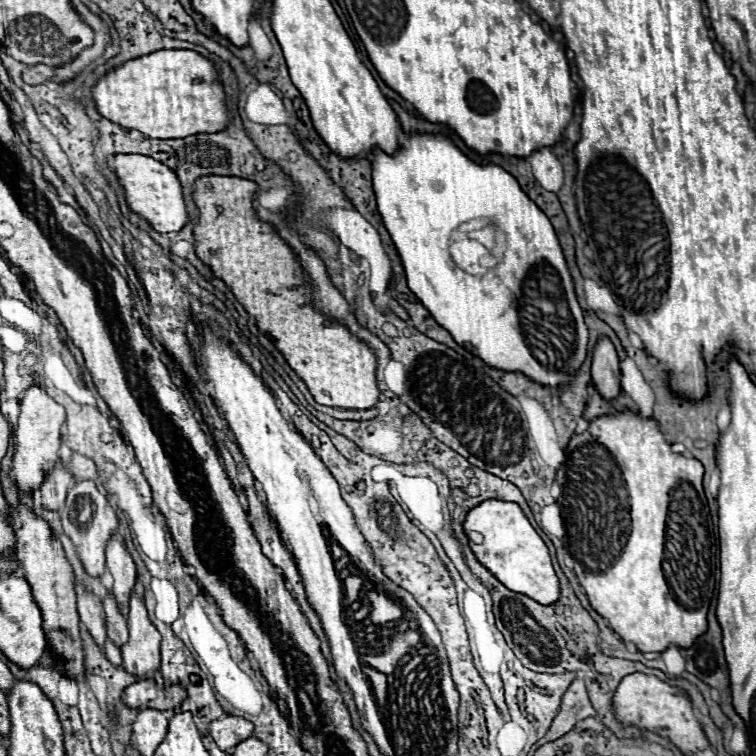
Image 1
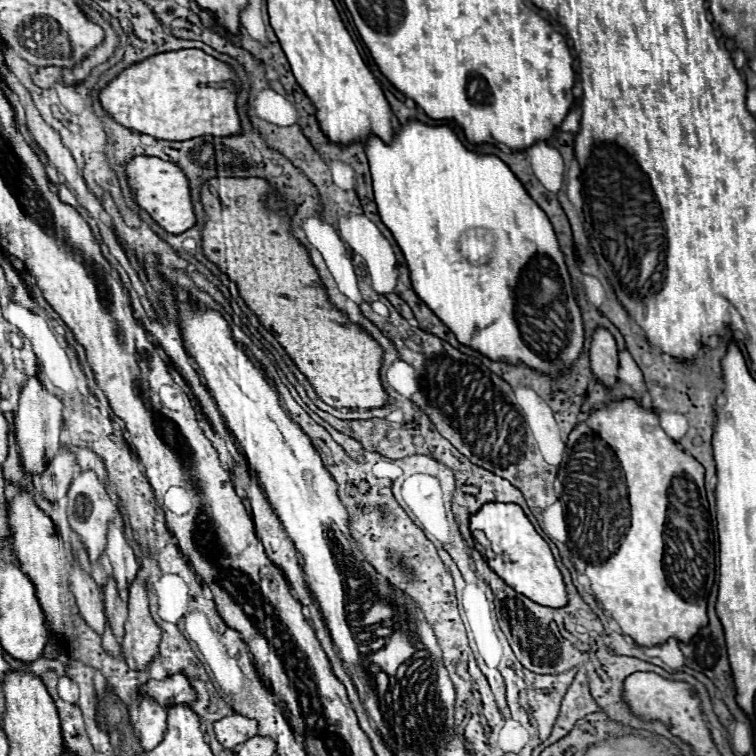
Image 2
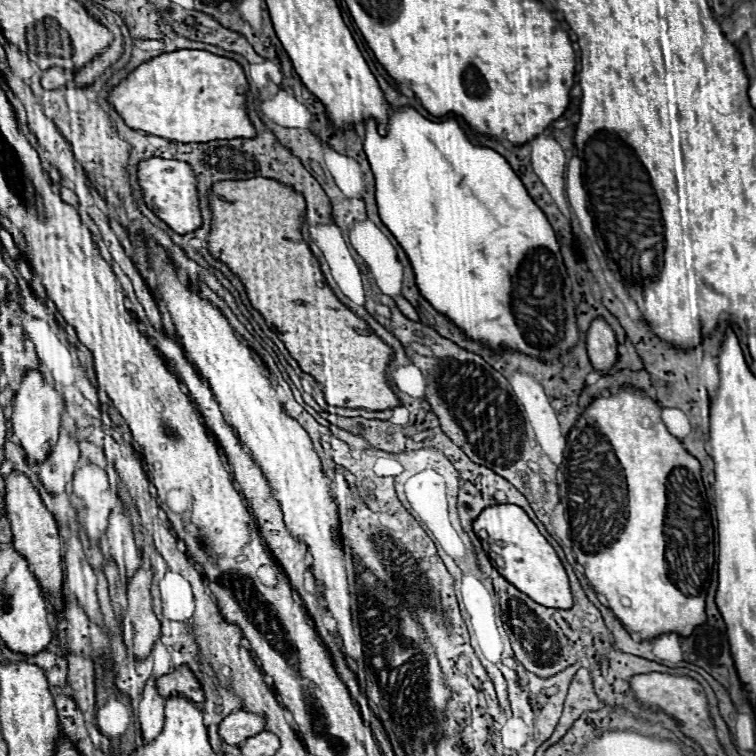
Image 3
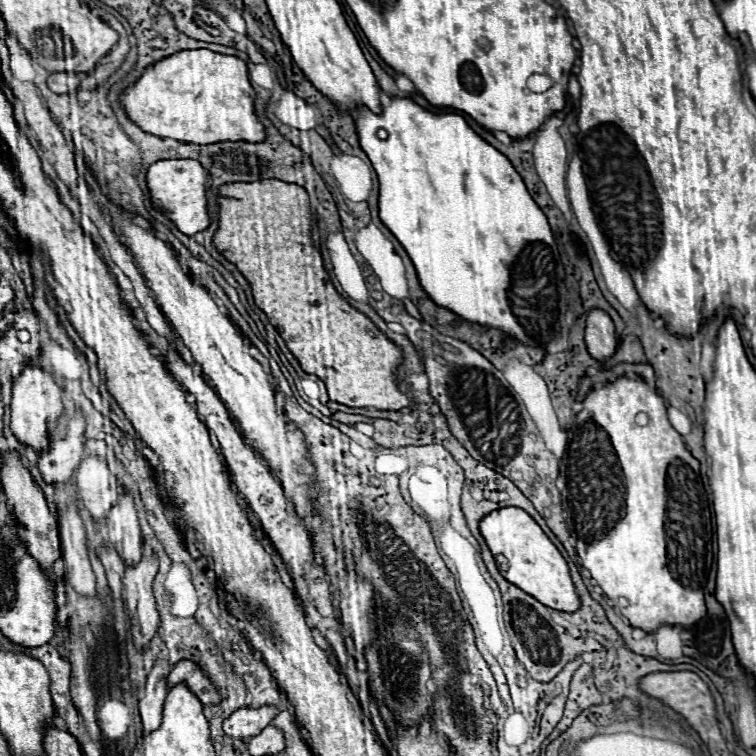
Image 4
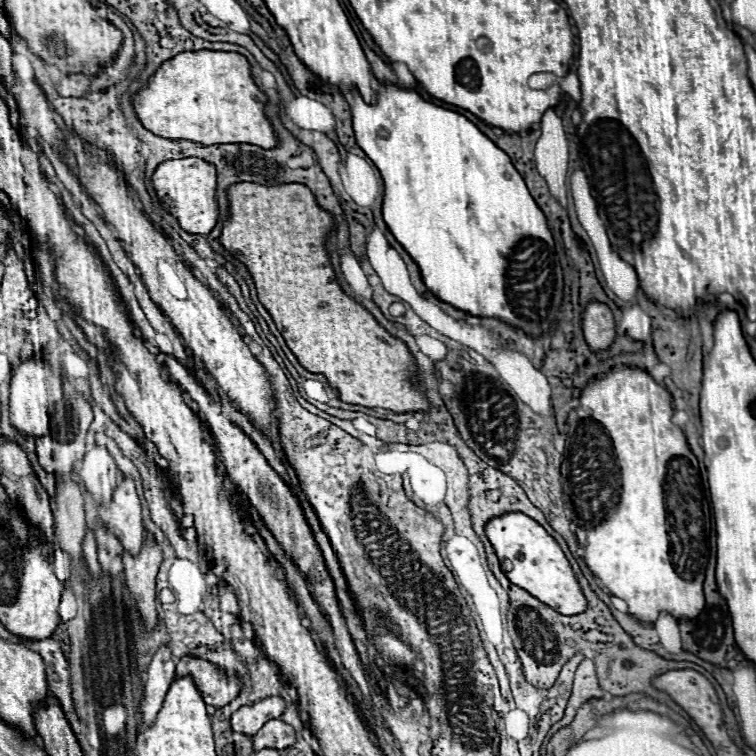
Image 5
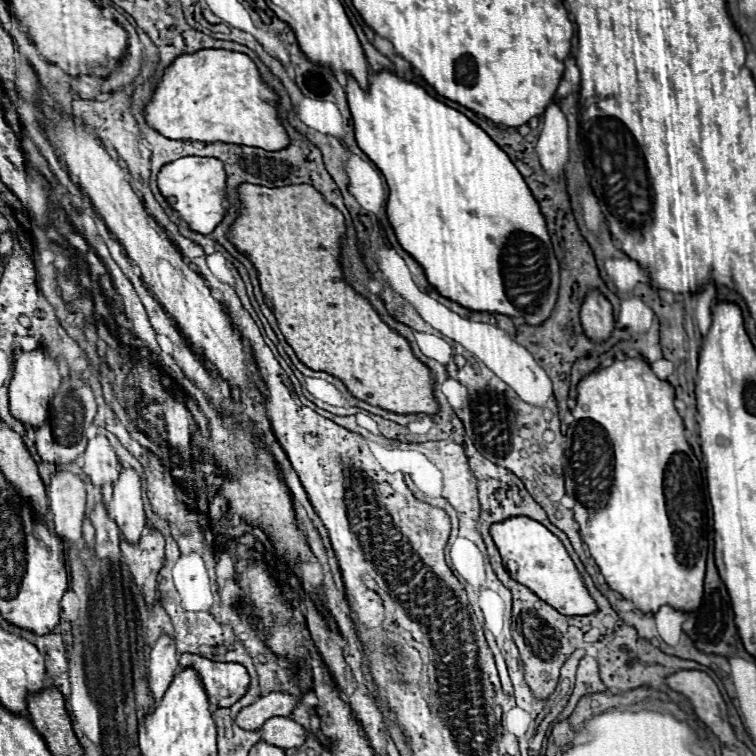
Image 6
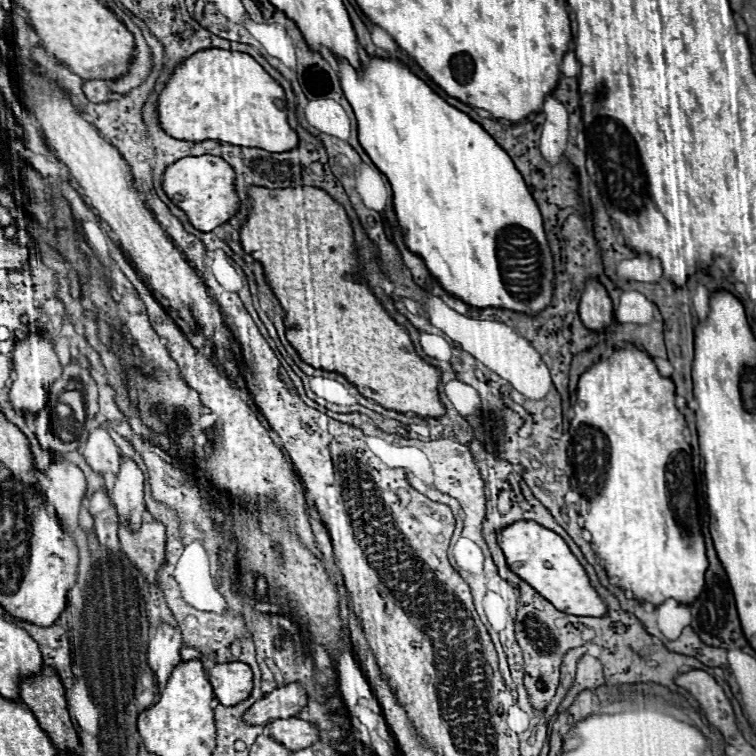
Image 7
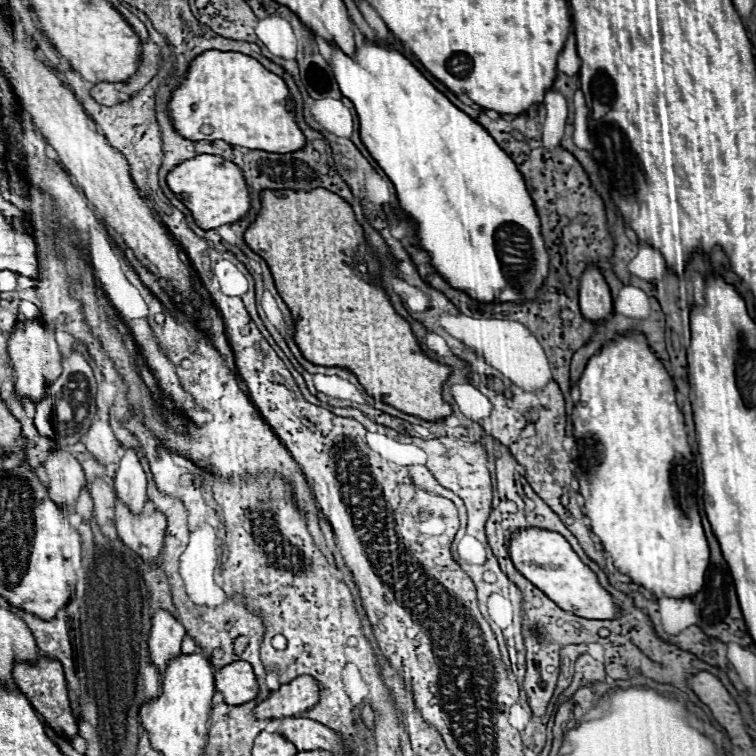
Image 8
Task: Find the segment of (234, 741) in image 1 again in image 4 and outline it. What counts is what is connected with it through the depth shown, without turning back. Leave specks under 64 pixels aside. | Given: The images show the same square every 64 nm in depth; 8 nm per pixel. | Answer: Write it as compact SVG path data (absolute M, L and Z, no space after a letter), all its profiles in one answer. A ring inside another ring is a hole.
M272 704L260 706L260 708L238 708L226 722L224 732L230 738L242 738L248 740L254 734L260 734L272 718L278 714L278 708Z

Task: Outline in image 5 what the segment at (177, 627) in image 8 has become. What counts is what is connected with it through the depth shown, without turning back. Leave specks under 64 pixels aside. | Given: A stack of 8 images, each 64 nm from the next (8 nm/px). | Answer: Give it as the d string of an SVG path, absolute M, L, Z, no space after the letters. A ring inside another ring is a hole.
M160 646L154 656L152 662L148 666L148 680L144 686L144 700L142 700L142 716L144 716L144 724L150 726L156 720L156 714L162 708L164 696L174 680L174 666L176 660L172 656L170 646Z

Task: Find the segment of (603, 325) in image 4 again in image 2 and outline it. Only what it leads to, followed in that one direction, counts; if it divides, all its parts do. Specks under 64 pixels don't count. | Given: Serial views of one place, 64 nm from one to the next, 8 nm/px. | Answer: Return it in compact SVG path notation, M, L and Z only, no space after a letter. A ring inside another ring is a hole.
M596 328L590 342L590 362L594 376L606 386L614 386L618 376L618 350L614 336L606 328Z

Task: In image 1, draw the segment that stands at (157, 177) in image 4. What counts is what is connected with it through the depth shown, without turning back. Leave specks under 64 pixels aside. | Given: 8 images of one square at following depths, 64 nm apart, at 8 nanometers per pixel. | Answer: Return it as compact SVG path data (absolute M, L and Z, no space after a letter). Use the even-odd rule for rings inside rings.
M118 154L108 160L108 166L118 174L120 184L124 186L124 194L130 210L146 218L154 230L162 234L180 232L188 224L182 184L176 172L170 170L166 164L142 154Z

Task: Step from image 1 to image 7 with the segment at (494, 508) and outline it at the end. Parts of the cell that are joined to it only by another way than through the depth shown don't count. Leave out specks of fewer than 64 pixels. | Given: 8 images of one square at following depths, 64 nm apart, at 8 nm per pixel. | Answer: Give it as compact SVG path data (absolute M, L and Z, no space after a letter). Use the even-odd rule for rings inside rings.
M514 522L498 534L498 542L504 550L506 562L524 582L528 582L536 592L540 592L548 602L552 602L560 612L574 616L606 616L608 606L598 596L584 566L570 552L568 544L556 532L536 524L536 522Z

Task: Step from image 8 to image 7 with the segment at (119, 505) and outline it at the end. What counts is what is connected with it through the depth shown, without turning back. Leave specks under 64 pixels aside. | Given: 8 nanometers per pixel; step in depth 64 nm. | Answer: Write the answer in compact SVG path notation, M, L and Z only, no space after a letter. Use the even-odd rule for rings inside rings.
M144 520L138 530L130 530L130 524L124 522L118 526L118 536L130 562L138 566L148 582L154 582L164 562L164 524Z

